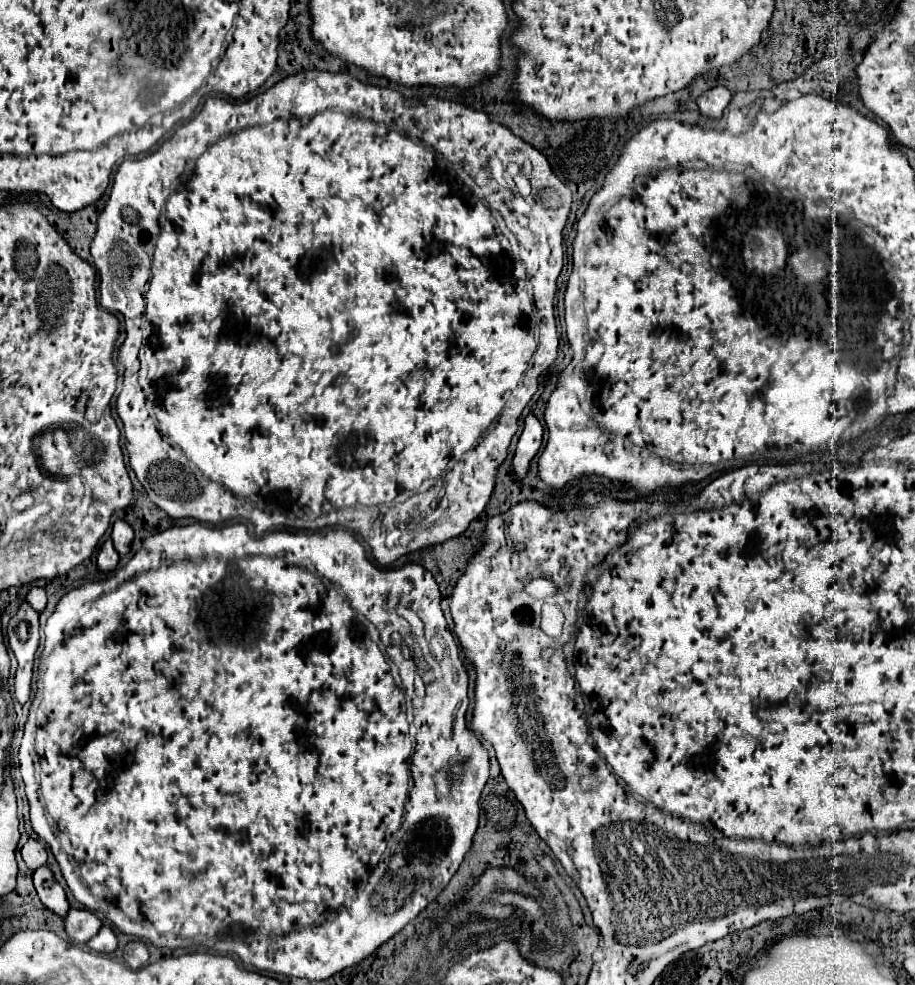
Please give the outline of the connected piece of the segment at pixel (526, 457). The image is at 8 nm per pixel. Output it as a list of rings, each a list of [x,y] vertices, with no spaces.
[[[529,413],[525,417],[525,427],[523,427],[523,433],[519,437],[519,443],[517,443],[517,449],[513,455],[513,469],[519,479],[523,479],[527,475],[533,457],[541,449],[541,443],[543,443],[543,427],[541,427],[539,419],[533,413]]]

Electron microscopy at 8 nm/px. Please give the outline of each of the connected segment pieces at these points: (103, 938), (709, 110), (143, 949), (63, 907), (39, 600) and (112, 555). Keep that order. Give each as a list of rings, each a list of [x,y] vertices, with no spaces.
[[[103,925],[99,933],[87,943],[87,947],[95,953],[113,953],[117,949],[117,937],[109,925]]]
[[[713,87],[697,99],[697,107],[705,117],[719,119],[723,115],[725,107],[729,105],[731,97],[733,97],[733,93],[727,87]]]
[[[131,941],[131,943],[127,943],[125,949],[123,949],[123,957],[125,957],[125,961],[129,963],[131,969],[145,967],[147,961],[149,961],[147,945],[145,945],[143,941]]]
[[[41,867],[33,873],[33,881],[35,881],[35,889],[37,889],[37,895],[41,899],[41,903],[57,913],[59,917],[67,917],[69,913],[69,901],[65,897],[65,891],[63,887],[55,881],[53,873],[49,871],[49,867]]]
[[[35,587],[35,589],[31,589],[29,593],[27,593],[27,603],[35,609],[35,611],[43,611],[45,609],[45,605],[47,605],[47,595],[45,595],[45,589],[41,589],[41,587]]]
[[[105,541],[99,549],[99,555],[97,555],[97,567],[101,573],[109,573],[117,567],[119,563],[119,555],[117,551],[113,549],[113,543],[111,541]]]

